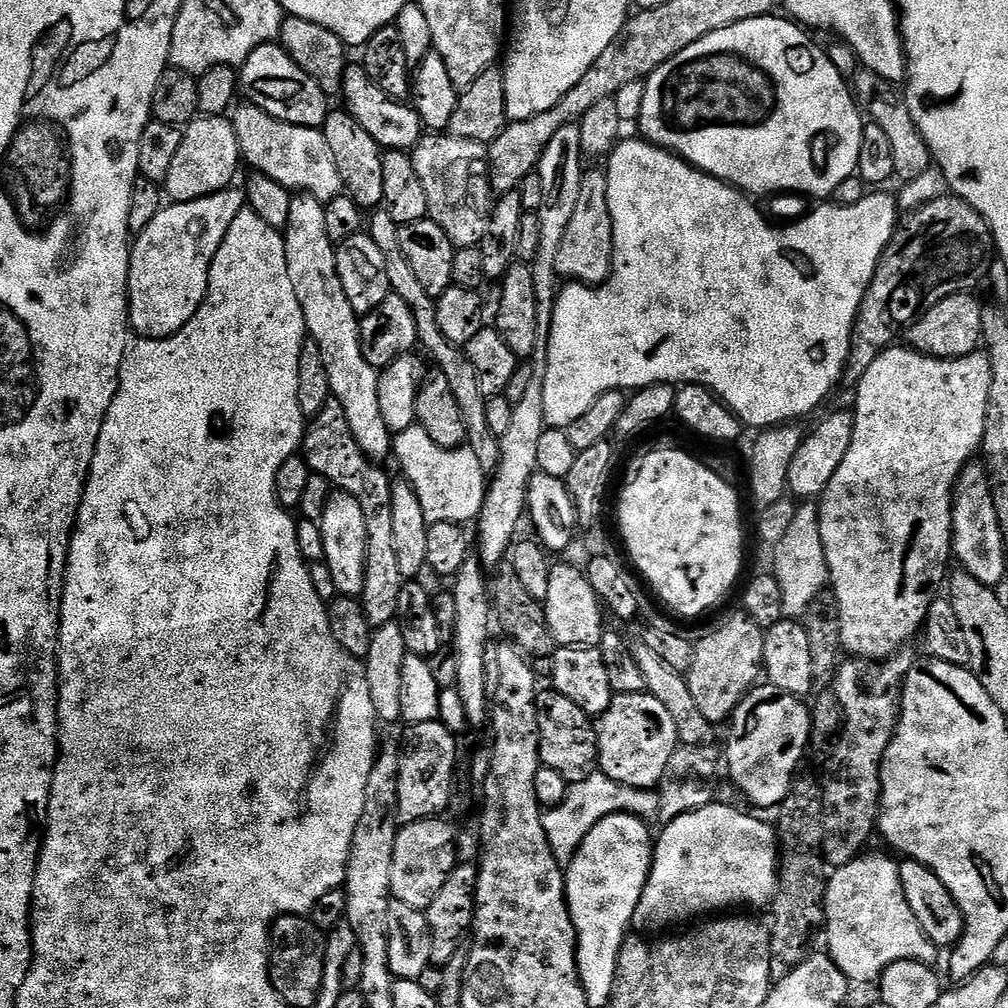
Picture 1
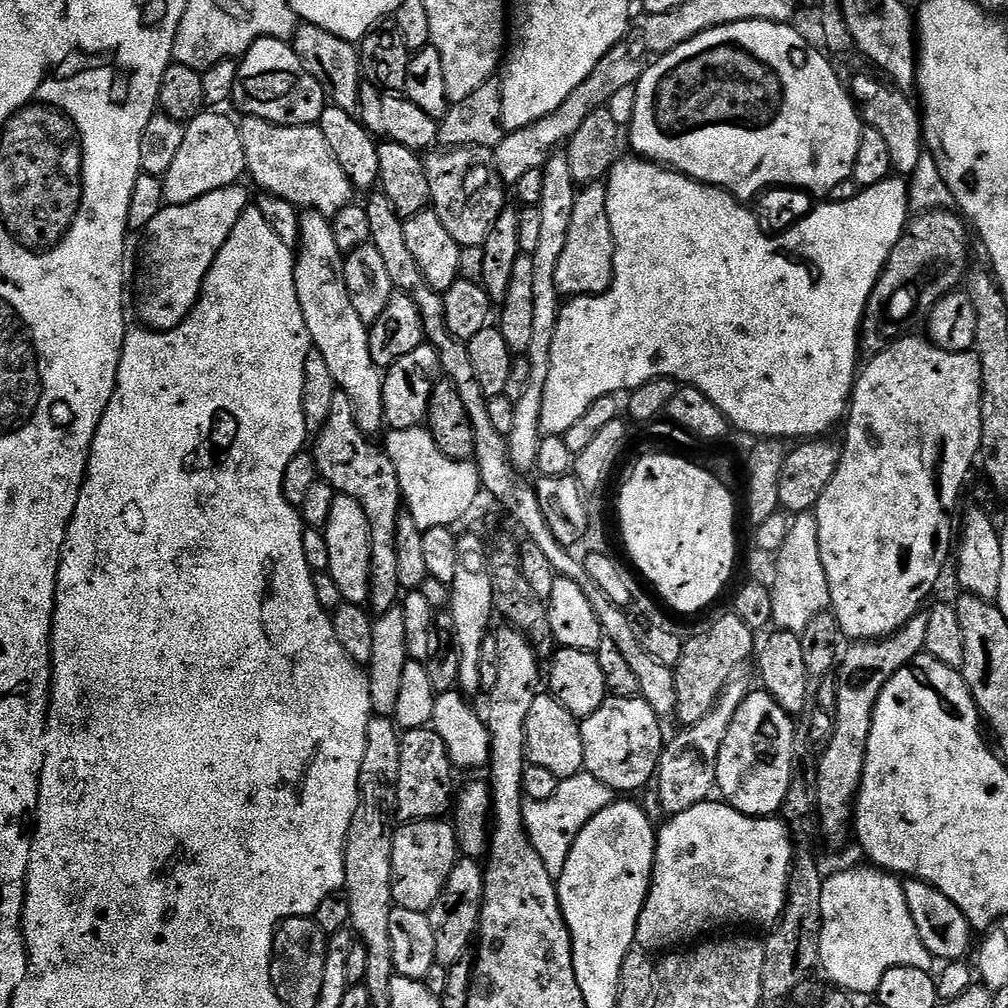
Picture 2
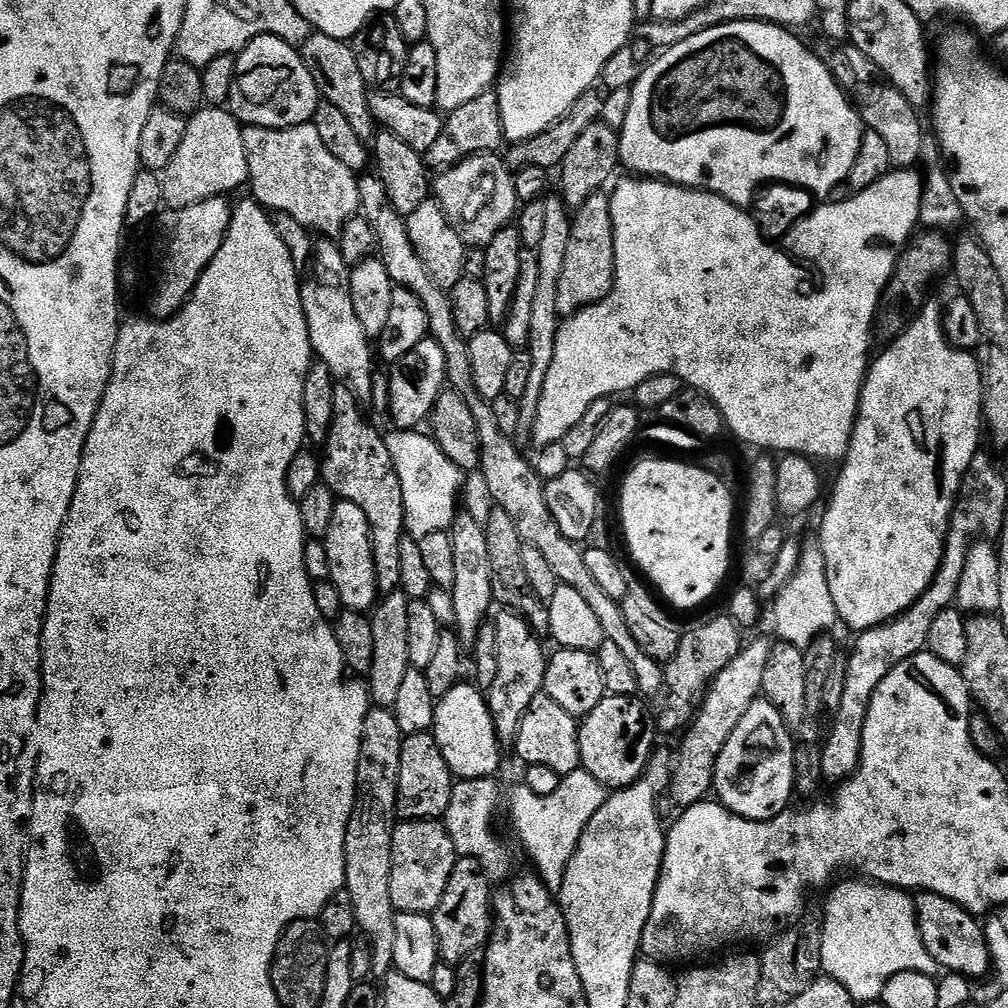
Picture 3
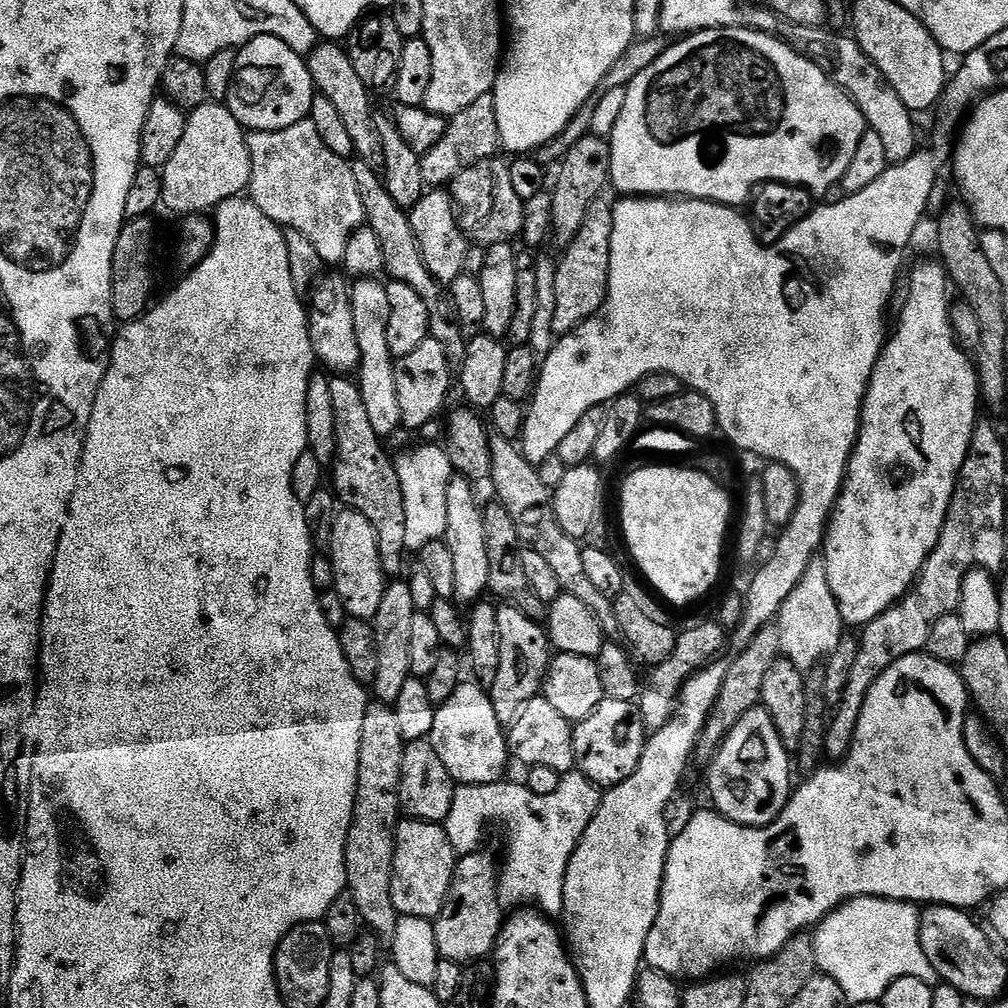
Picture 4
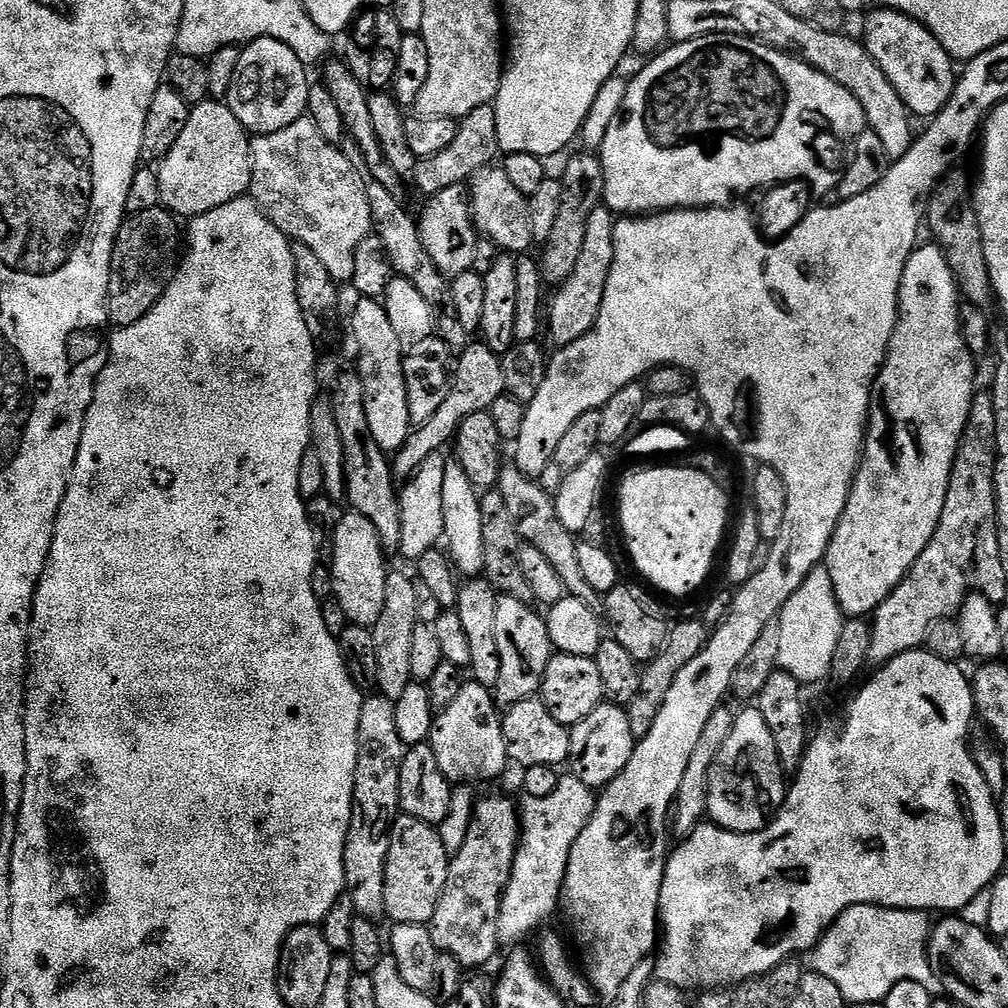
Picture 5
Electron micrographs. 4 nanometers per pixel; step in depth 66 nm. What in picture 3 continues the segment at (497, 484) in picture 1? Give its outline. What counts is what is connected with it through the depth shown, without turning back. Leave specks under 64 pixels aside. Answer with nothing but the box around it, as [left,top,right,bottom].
[519,194,572,429]

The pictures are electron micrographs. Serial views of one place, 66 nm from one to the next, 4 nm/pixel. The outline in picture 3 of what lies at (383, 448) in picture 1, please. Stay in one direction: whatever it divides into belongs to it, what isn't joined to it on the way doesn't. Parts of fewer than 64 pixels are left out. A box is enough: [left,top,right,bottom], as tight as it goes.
[300,238,374,402]

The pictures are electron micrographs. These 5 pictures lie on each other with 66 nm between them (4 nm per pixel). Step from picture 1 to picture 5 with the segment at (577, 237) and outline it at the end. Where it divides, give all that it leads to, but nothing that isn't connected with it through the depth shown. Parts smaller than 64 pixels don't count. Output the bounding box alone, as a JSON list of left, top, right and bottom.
[546,206,617,346]

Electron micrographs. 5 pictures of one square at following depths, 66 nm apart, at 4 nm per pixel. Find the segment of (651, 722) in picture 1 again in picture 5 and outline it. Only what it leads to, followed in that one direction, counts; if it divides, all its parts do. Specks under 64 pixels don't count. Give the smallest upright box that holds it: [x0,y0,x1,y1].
[570,702,638,790]

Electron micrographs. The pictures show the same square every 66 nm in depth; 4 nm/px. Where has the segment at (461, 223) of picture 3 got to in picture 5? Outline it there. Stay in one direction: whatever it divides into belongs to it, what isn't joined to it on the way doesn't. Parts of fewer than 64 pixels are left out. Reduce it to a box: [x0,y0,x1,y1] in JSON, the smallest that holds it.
[470,166,536,254]

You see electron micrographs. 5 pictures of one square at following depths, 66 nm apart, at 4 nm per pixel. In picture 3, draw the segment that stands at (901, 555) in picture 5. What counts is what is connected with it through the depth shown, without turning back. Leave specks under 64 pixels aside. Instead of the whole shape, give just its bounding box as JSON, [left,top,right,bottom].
[818,302,984,633]

